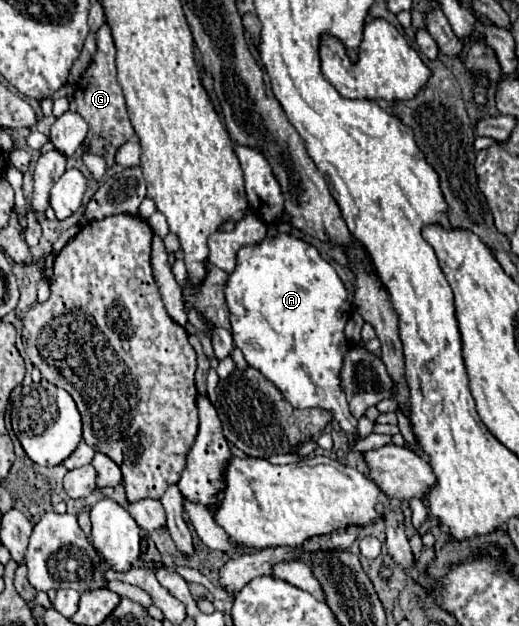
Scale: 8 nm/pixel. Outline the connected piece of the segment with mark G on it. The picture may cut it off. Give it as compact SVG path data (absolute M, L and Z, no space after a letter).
M104 24L98 30L98 52L92 58L92 64L88 66L88 70L82 74L76 92L74 92L74 100L70 102L70 110L78 112L90 126L88 136L84 140L84 148L88 148L94 154L100 154L106 158L108 166L114 166L114 152L128 140L132 140L134 130L126 112L126 104L124 104L124 94L122 88L118 86L116 80L116 64L114 64L114 40L110 34L108 24Z

